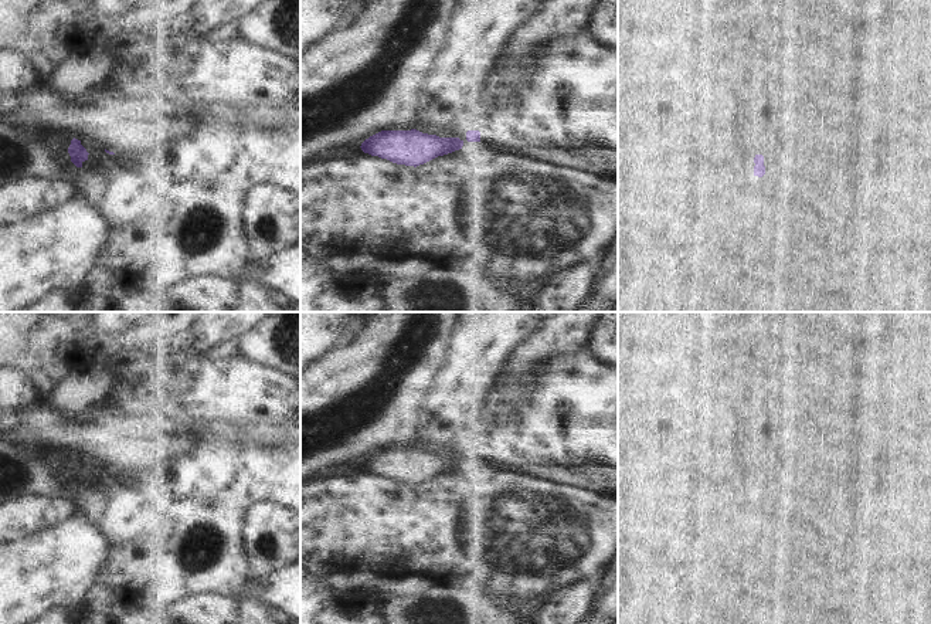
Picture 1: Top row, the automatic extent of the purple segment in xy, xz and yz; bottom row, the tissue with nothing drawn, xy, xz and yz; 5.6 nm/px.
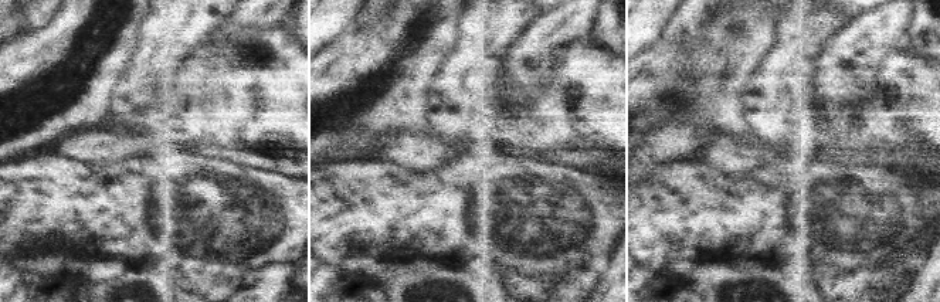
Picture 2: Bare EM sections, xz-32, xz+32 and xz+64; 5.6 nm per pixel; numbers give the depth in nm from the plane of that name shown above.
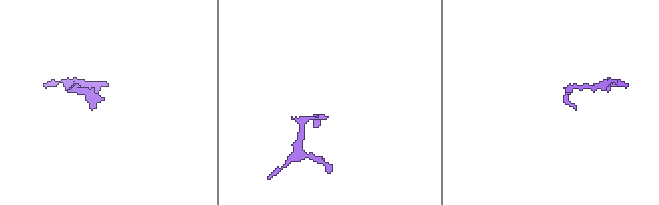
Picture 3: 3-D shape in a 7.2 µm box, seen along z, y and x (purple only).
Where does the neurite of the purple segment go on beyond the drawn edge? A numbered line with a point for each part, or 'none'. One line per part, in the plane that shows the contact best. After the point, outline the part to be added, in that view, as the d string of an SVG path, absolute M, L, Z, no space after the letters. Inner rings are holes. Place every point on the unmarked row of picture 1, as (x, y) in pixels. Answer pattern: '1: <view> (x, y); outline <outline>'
none

